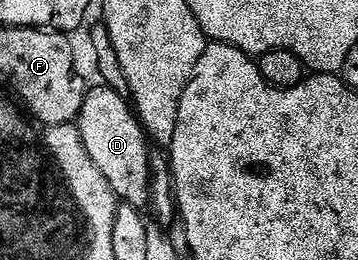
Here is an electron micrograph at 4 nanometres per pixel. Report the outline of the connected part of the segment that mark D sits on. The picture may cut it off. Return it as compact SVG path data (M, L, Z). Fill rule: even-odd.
M104 85L99 89L87 92L82 110L78 112L76 124L80 139L92 159L92 163L96 163L100 175L104 175L104 179L108 179L108 187L112 187L114 196L118 198L119 202L145 210L150 203L150 154L152 149L151 146L146 146L148 133L143 128L138 114L132 108L131 102L110 89L109 86Z

